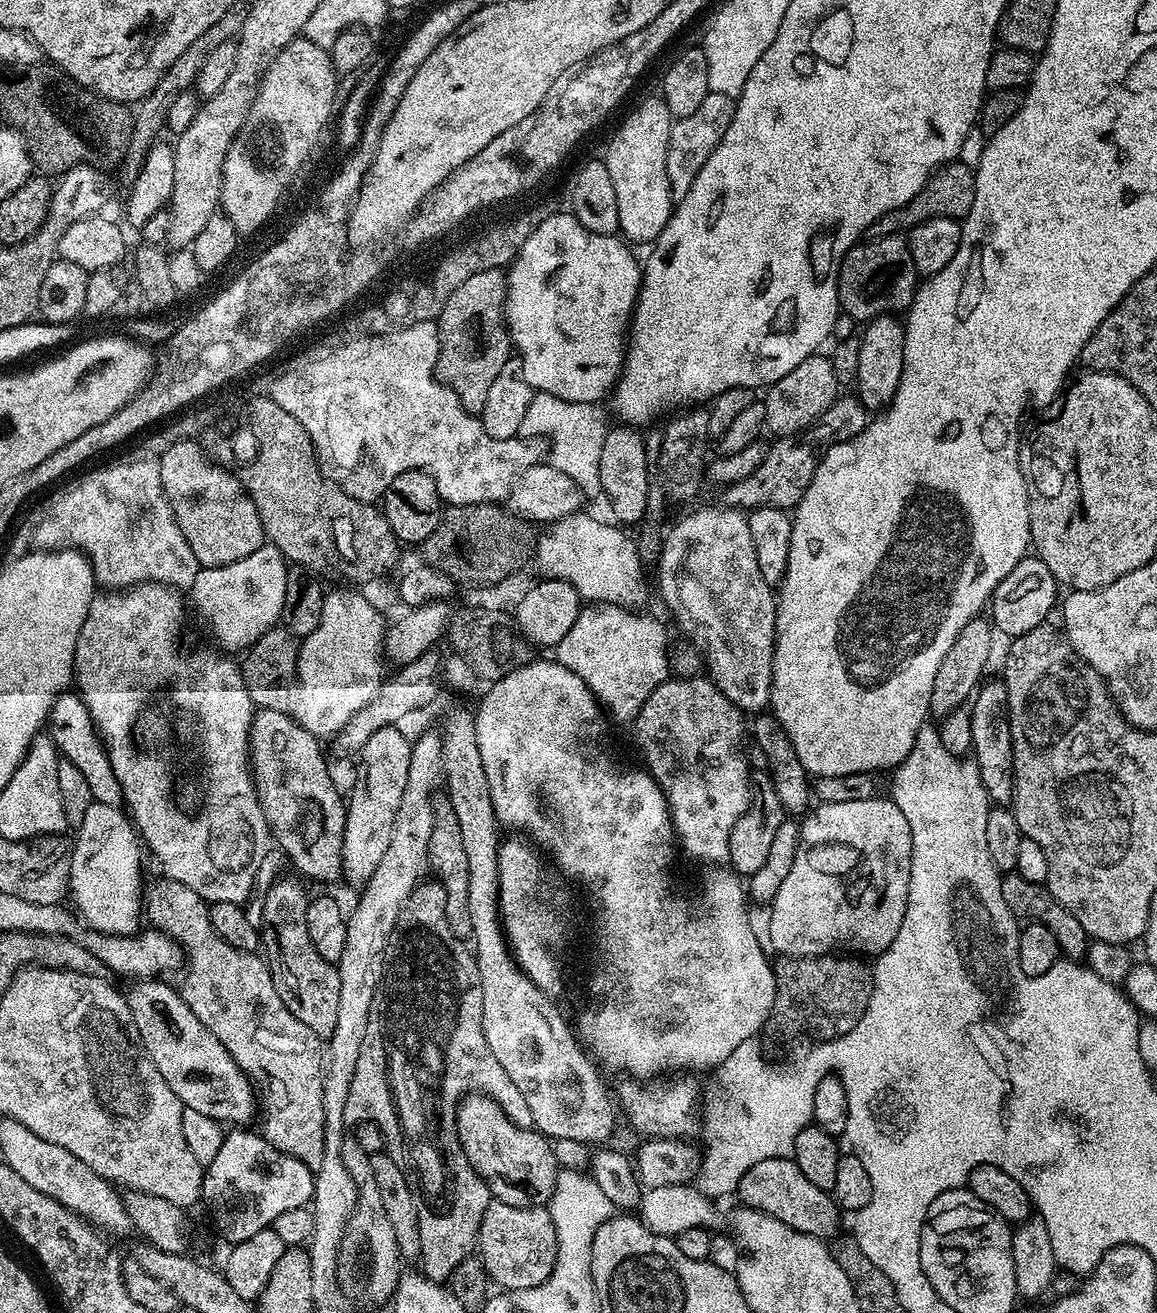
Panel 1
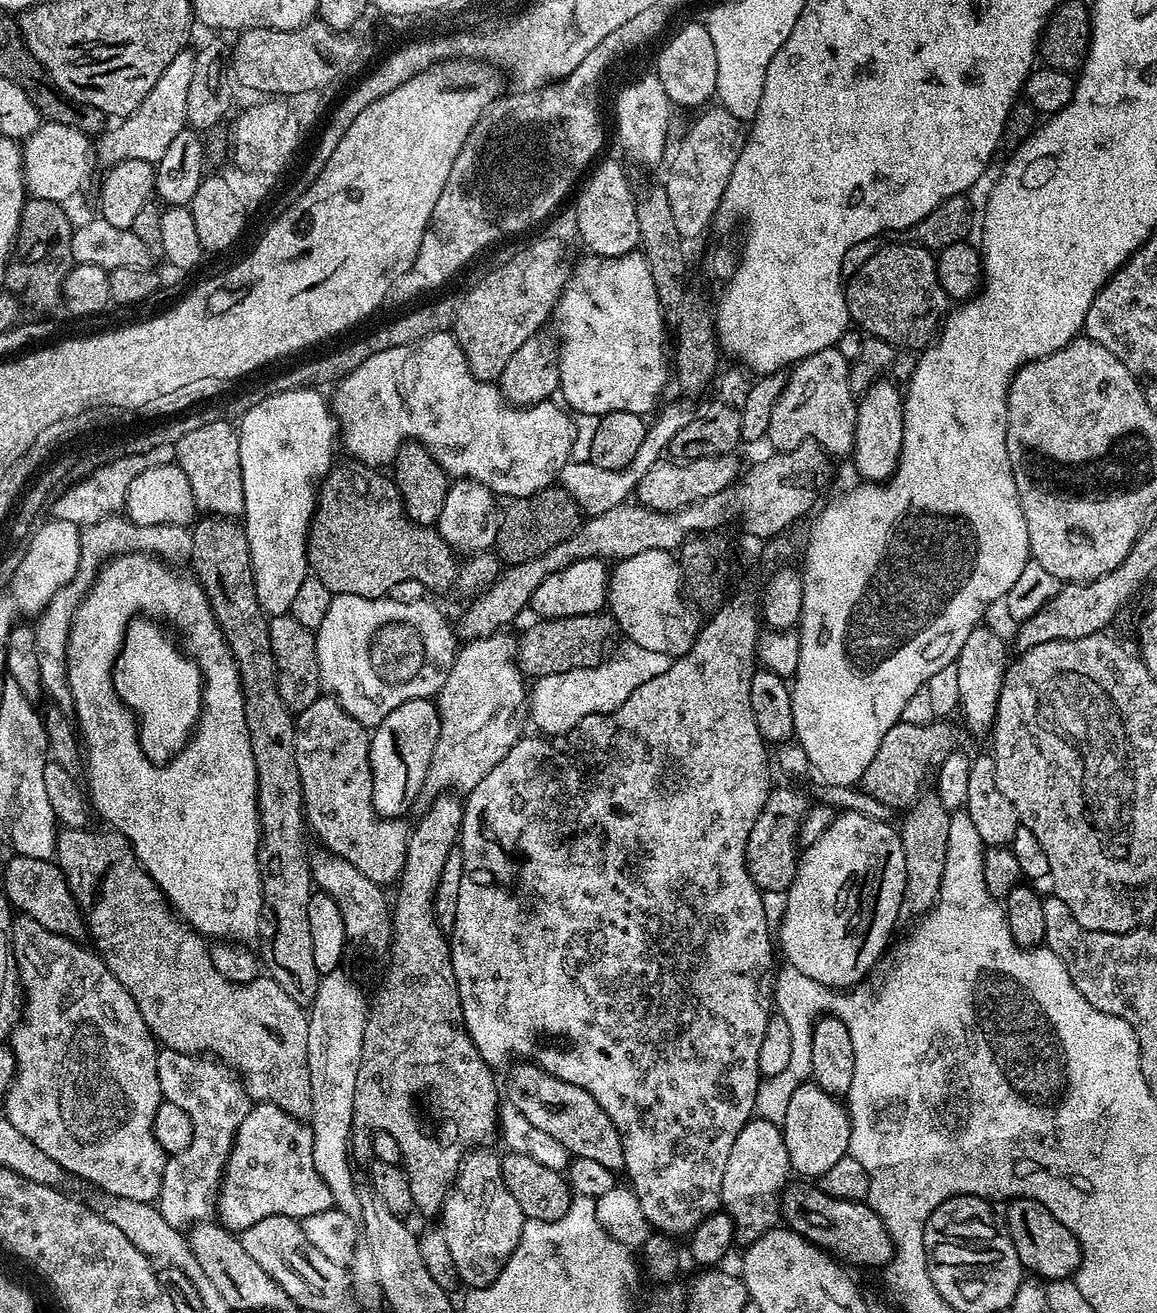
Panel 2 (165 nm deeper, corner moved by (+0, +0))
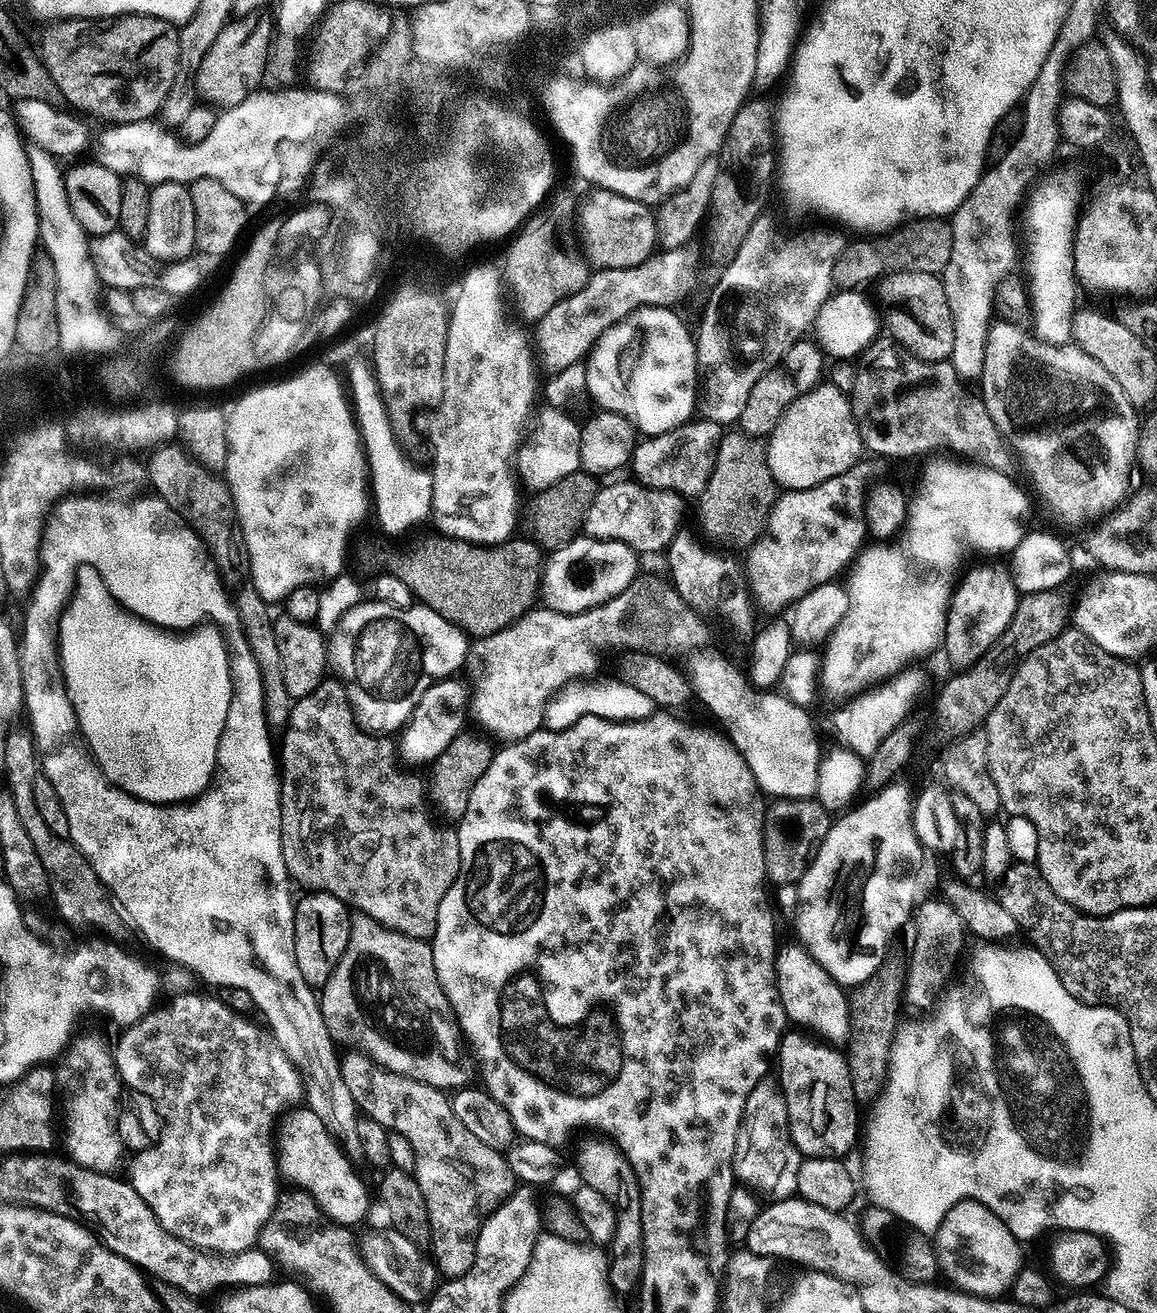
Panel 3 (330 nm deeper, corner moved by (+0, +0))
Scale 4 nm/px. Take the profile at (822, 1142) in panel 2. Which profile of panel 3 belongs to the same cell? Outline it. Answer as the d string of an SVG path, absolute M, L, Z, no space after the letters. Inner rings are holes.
M788 1030L784 1033L778 1049L780 1060L780 1076L778 1087L784 1093L786 1114L788 1115L788 1139L800 1153L801 1157L817 1156L818 1158L847 1157L852 1147L857 1147L858 1133L862 1128L862 1116L856 1113L858 1101L852 1089L852 1079L848 1069L848 1061L843 1051L835 1052L822 1044L814 1044L803 1031Z

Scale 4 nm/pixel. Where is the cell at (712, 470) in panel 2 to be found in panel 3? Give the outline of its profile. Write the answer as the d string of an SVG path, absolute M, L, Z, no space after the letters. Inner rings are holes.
M627 478L621 484L608 484L597 491L594 502L584 519L583 531L596 540L617 540L630 546L638 554L663 553L681 531L684 520L685 497L670 490L647 488L635 479Z

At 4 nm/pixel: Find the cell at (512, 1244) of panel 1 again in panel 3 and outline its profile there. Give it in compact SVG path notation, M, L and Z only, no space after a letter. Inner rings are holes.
M348 1050L340 1056L342 1078L346 1078L346 1086L350 1089L350 1098L354 1098L357 1109L367 1119L378 1122L389 1132L402 1134L406 1142L410 1142L414 1150L416 1167L414 1175L418 1182L418 1190L422 1190L422 1198L426 1202L426 1214L430 1218L432 1242L430 1253L440 1267L441 1277L462 1276L470 1270L476 1253L476 1236L480 1227L488 1219L503 1200L508 1199L517 1187L518 1181L508 1165L507 1155L499 1148L486 1146L486 1142L478 1142L458 1118L454 1118L451 1099L441 1089L418 1082L409 1076L399 1076L390 1070L380 1067L364 1052Z

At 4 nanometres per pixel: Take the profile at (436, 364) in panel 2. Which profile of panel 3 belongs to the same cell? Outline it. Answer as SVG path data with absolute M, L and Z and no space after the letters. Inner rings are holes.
M544 406L542 408L543 409L541 410L541 412L539 409L539 411L537 411L534 416L534 424L535 424L535 420L536 420L536 429L534 429L532 432L532 440L525 439L523 441L523 443L521 443L520 447L517 448L514 453L515 475L518 477L519 483L521 485L523 485L523 487L525 484L525 486L528 487L530 490L529 493L532 493L532 494L541 492L541 490L543 488L549 488L551 486L551 484L557 484L558 481L560 481L562 478L566 478L572 472L581 471L581 466L580 466L580 430L581 430L581 425L579 423L575 424L575 422L572 421L571 418L567 416L567 414L566 414L567 411L561 410L559 407Z

